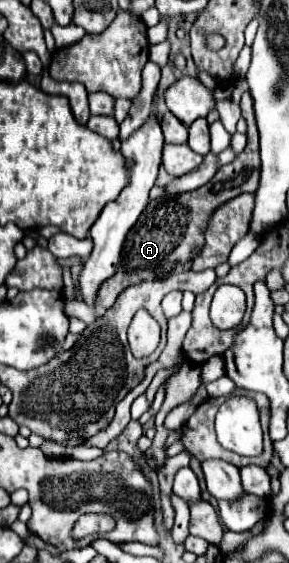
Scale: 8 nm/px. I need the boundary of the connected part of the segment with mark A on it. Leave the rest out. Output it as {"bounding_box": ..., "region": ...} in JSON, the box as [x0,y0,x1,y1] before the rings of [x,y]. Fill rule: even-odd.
{"bounding_box":[95,92,261,310],"region":[[[245,92],[241,98],[241,110],[243,110],[243,118],[247,120],[247,126],[249,126],[249,130],[247,130],[249,142],[247,142],[245,150],[231,164],[221,166],[221,170],[213,176],[213,182],[207,182],[199,190],[193,190],[189,194],[175,194],[175,196],[165,194],[163,198],[151,200],[147,204],[147,208],[139,216],[137,224],[129,230],[129,234],[125,238],[119,270],[107,282],[103,282],[97,292],[95,304],[99,308],[103,306],[105,310],[109,310],[113,306],[113,302],[117,300],[117,296],[133,284],[139,284],[143,280],[157,280],[171,272],[189,270],[193,258],[201,252],[201,246],[205,244],[205,230],[207,230],[211,214],[221,204],[237,198],[239,194],[243,194],[243,192],[253,194],[257,190],[261,162],[259,162],[259,152],[257,152],[257,124],[255,124],[253,98],[249,92]]]}

